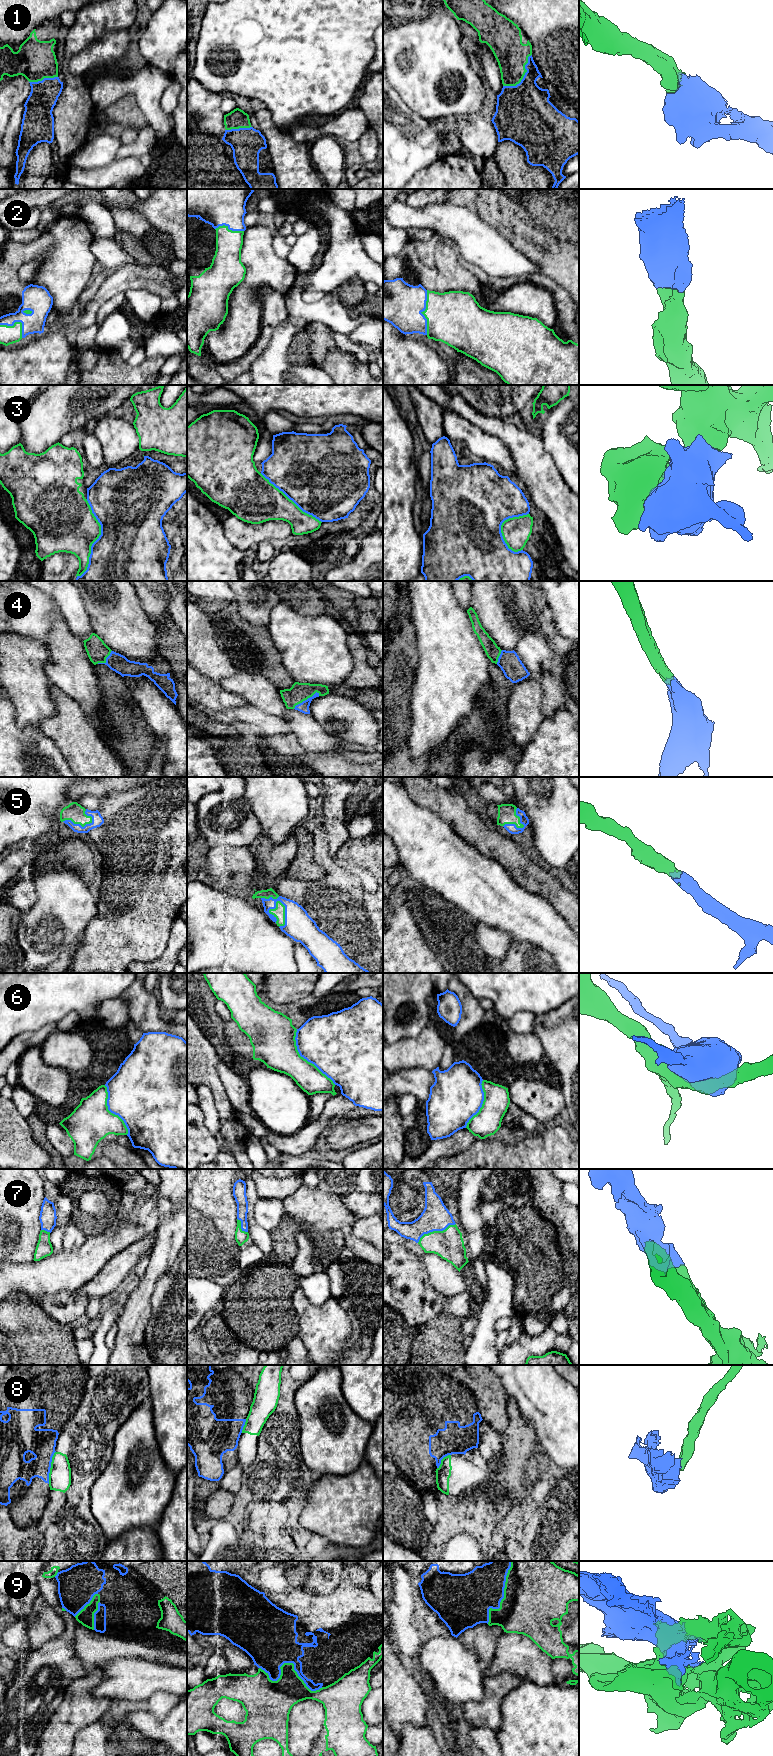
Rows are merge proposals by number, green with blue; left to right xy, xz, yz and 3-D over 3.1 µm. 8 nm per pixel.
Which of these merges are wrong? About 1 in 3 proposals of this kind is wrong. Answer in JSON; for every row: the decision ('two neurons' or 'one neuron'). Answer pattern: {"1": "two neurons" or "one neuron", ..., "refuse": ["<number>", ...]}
{"1": "one neuron", "2": "one neuron", "3": "one neuron", "4": "one neuron", "5": "one neuron", "6": "two neurons", "7": "one neuron", "8": "two neurons", "9": "two neurons", "refuse": ["6", "8", "9"]}

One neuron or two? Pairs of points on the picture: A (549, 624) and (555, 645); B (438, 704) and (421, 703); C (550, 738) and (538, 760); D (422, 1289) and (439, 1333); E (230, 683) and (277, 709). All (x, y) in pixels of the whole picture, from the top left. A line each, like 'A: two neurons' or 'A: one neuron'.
A: one neuron
B: one neuron
C: one neuron
D: two neurons
E: one neuron

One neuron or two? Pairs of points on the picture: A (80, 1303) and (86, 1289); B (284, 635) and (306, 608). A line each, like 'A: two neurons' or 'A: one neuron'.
A: two neurons
B: two neurons

